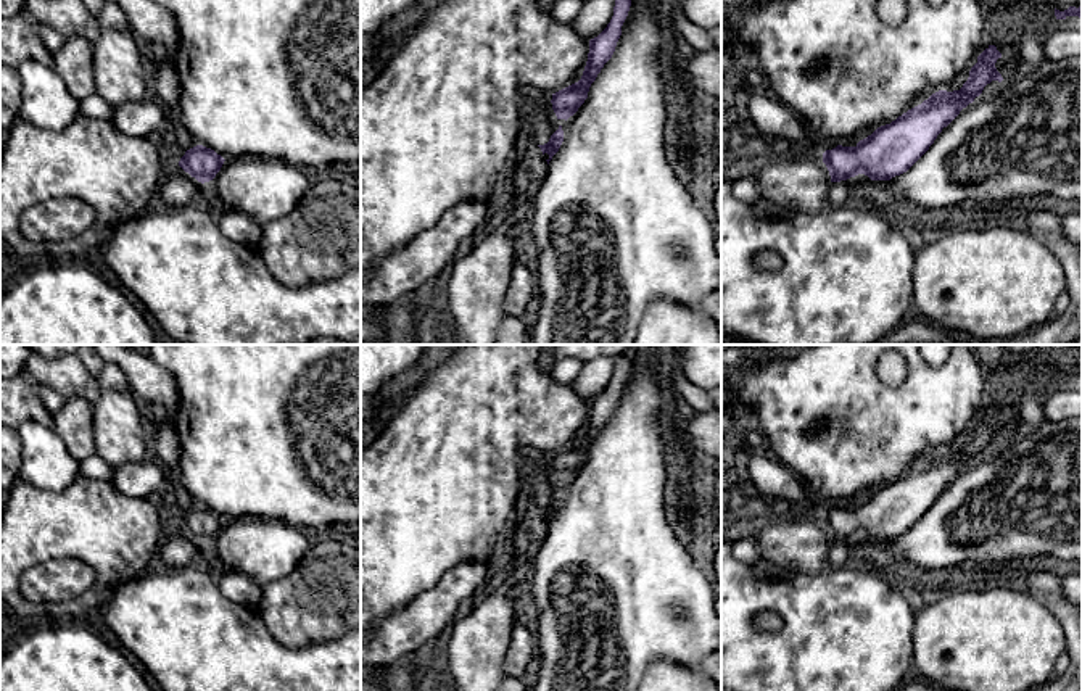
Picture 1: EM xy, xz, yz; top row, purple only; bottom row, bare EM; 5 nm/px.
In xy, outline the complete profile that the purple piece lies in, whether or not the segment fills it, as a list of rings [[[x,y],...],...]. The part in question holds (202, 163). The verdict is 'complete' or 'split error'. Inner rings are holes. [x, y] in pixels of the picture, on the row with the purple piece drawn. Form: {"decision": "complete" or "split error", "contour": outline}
{"decision": "split error", "contour": [[[196,145],[185,151],[179,169],[169,171],[159,184],[159,193],[169,209],[190,206],[203,184],[216,177],[224,158],[214,150]]]}

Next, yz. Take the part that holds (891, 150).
{"decision": "split error", "contour": [[[989,45],[971,68],[960,90],[939,90],[890,124],[878,127],[855,147],[837,145],[823,153],[831,182],[828,205],[845,206],[857,190],[873,180],[890,180],[906,172],[934,143],[963,108],[979,97],[992,81],[1001,82],[995,63],[1001,53]]]}

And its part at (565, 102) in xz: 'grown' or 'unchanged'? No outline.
grown

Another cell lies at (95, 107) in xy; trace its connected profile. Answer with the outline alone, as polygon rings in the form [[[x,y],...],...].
[[[97,93],[79,100],[79,108],[81,108],[81,114],[105,121],[111,121],[116,110],[113,105],[109,105],[105,98],[101,98]]]

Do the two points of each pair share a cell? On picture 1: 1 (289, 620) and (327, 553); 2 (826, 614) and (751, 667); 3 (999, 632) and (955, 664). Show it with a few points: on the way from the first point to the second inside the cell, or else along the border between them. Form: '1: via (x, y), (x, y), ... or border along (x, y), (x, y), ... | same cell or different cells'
1: via (305, 604), (327, 582), (327, 569) | same cell
2: via (807, 633), (770, 667) | same cell
3: via (987, 640), (979, 640), (966, 653) | same cell

